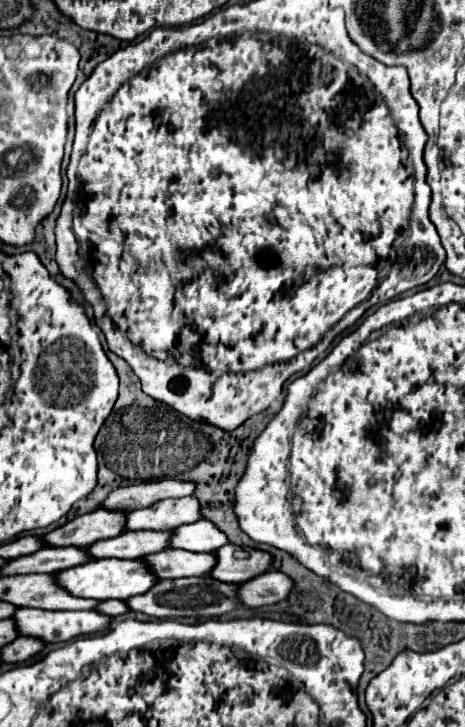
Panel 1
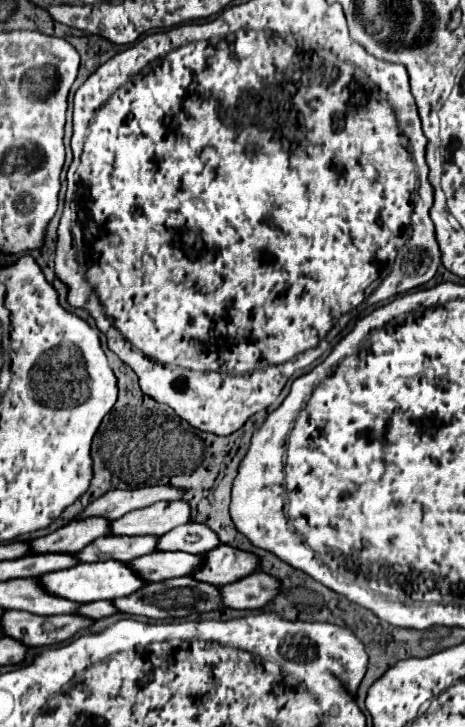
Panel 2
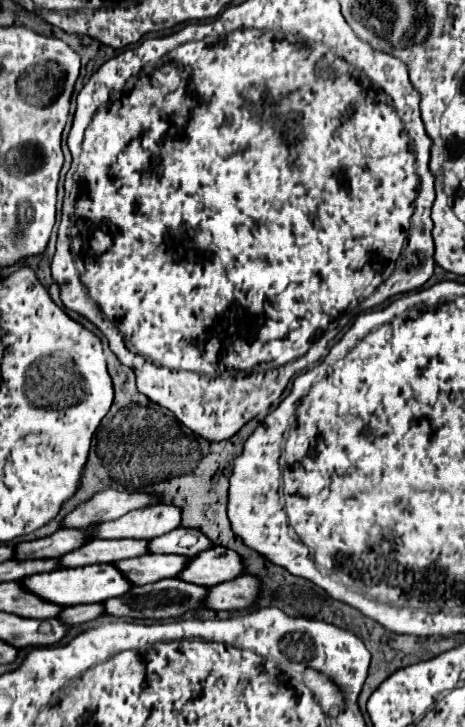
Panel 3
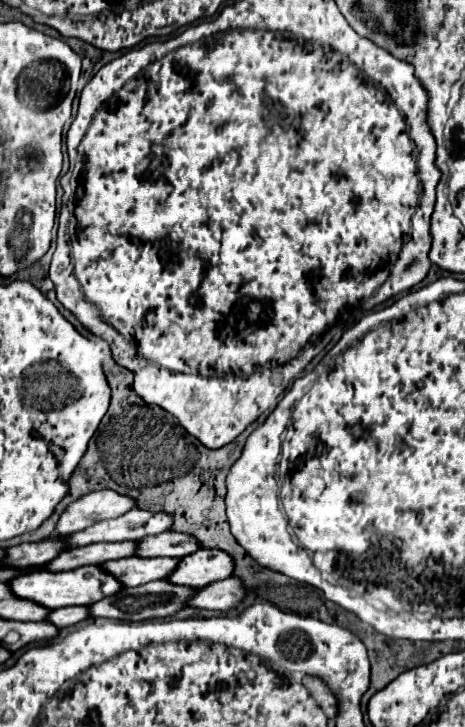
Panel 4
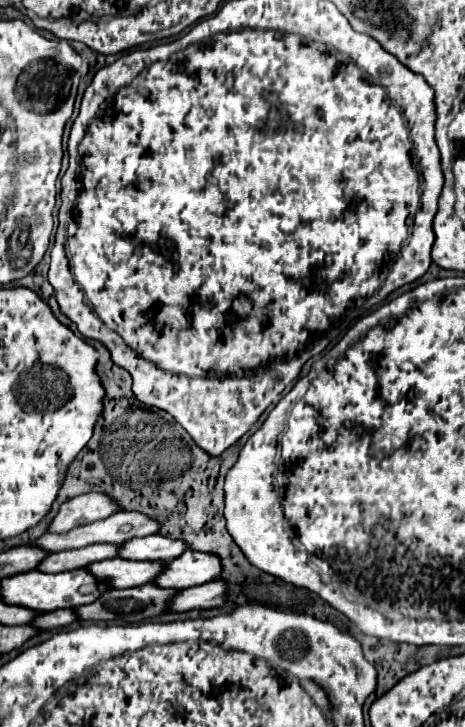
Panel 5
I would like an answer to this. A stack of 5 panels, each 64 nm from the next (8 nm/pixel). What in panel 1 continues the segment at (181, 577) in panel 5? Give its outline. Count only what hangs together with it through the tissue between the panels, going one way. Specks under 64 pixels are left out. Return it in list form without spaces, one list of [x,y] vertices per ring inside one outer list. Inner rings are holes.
[[[226,544],[216,550],[218,564],[212,570],[212,578],[220,582],[244,584],[244,580],[252,580],[252,576],[260,576],[272,568],[272,556],[258,548],[244,548],[236,544]]]

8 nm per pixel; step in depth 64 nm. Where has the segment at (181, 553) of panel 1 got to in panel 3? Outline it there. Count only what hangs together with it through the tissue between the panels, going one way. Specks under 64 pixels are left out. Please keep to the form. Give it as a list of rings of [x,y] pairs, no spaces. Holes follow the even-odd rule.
[[[144,554],[132,560],[120,560],[116,566],[120,572],[124,572],[124,576],[128,576],[128,580],[132,580],[132,584],[144,586],[156,580],[178,576],[188,562],[190,558],[180,554]]]

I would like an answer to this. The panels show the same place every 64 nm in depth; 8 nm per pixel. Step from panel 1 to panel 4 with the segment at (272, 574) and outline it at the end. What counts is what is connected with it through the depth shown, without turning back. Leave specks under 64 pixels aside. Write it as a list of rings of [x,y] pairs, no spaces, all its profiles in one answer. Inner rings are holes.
[[[230,576],[226,580],[200,588],[196,596],[190,600],[190,606],[226,612],[230,608],[236,608],[244,600],[244,596],[246,592],[244,592],[242,580],[236,580],[236,576]]]

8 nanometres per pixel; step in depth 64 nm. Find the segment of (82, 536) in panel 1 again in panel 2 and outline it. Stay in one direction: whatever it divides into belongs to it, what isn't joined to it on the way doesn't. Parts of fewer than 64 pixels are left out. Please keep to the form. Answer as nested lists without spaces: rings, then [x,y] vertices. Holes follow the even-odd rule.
[[[76,518],[56,532],[30,542],[32,552],[80,552],[86,544],[100,536],[108,536],[108,520]]]

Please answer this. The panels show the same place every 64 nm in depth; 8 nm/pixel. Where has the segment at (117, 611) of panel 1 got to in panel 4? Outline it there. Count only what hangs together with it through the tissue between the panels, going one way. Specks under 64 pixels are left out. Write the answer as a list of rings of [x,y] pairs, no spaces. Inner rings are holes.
[[[84,606],[84,608],[58,608],[54,610],[48,620],[54,622],[58,628],[68,628],[68,626],[74,626],[78,622],[84,622],[84,620],[90,620],[90,608]]]

